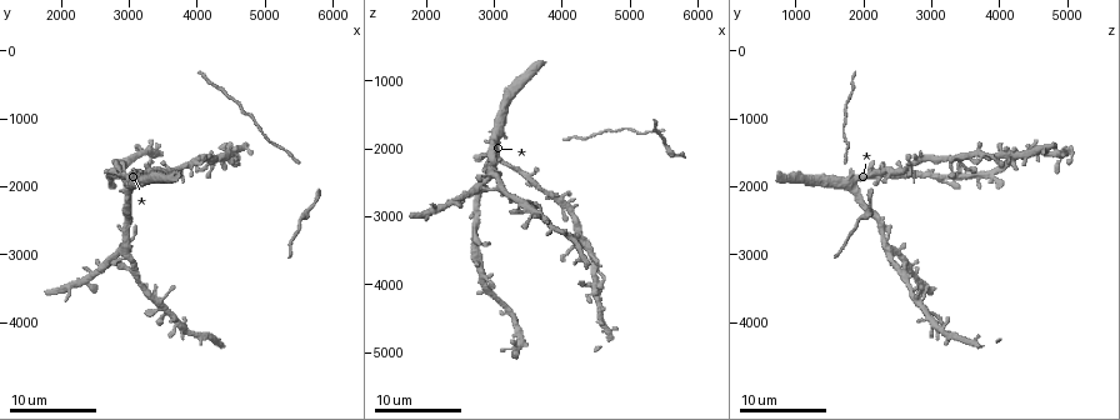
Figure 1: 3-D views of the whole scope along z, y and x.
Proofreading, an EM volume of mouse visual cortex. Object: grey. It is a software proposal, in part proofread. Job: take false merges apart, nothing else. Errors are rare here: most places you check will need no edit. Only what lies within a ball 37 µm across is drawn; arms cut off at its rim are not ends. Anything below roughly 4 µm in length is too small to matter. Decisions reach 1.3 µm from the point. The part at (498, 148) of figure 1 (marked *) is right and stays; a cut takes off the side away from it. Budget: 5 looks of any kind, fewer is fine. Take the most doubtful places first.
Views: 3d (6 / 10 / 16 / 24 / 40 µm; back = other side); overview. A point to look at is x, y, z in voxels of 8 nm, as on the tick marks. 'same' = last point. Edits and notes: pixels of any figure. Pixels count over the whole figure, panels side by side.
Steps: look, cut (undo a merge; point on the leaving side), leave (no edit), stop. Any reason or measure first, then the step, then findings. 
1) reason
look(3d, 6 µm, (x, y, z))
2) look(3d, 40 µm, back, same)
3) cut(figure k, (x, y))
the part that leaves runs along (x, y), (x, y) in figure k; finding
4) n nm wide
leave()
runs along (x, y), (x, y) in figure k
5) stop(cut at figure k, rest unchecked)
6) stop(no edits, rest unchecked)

look(3d, 16 µm, (4100, 1550, 2800))

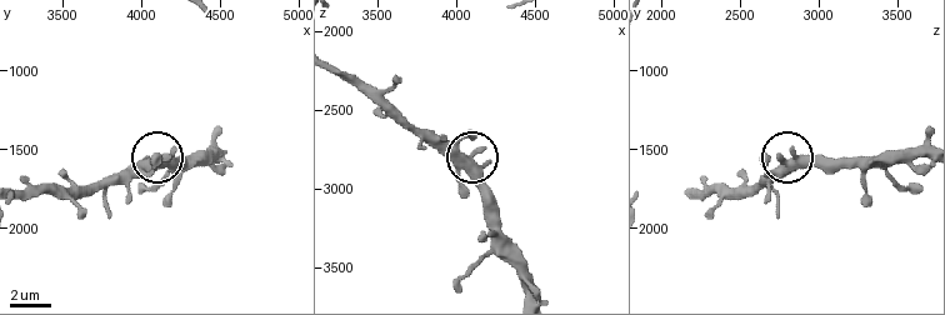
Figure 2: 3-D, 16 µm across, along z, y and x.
leave()
runs along (339, 69), (468, 158), (485, 220) in figure 2; one cell here

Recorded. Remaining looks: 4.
three-way junction
look(3d, 6 µm, (2750, 3100, 2550))

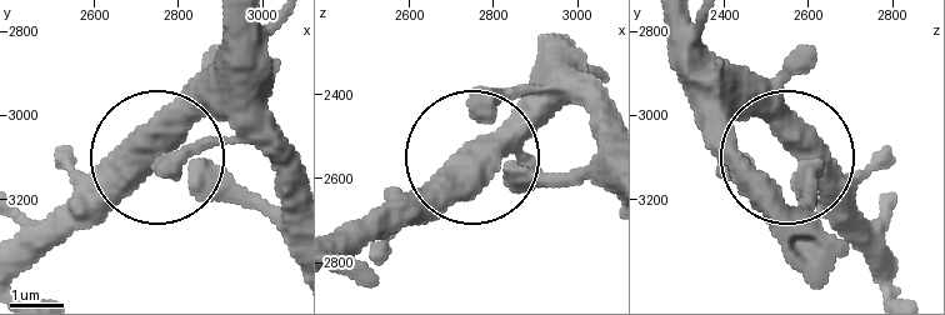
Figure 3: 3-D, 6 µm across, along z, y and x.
side arm 10 µm
leave()
continuous, no second cell

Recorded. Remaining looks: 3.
looks like a crossing
look(3d, 6 µm, (3000, 2050, 1850))

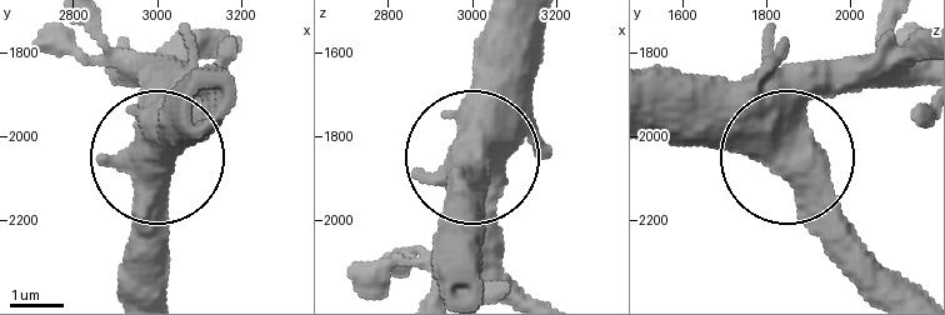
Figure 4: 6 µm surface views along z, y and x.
4 arms
leave()
all the same cell

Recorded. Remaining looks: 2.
stop(no edits, rest unchecked)

